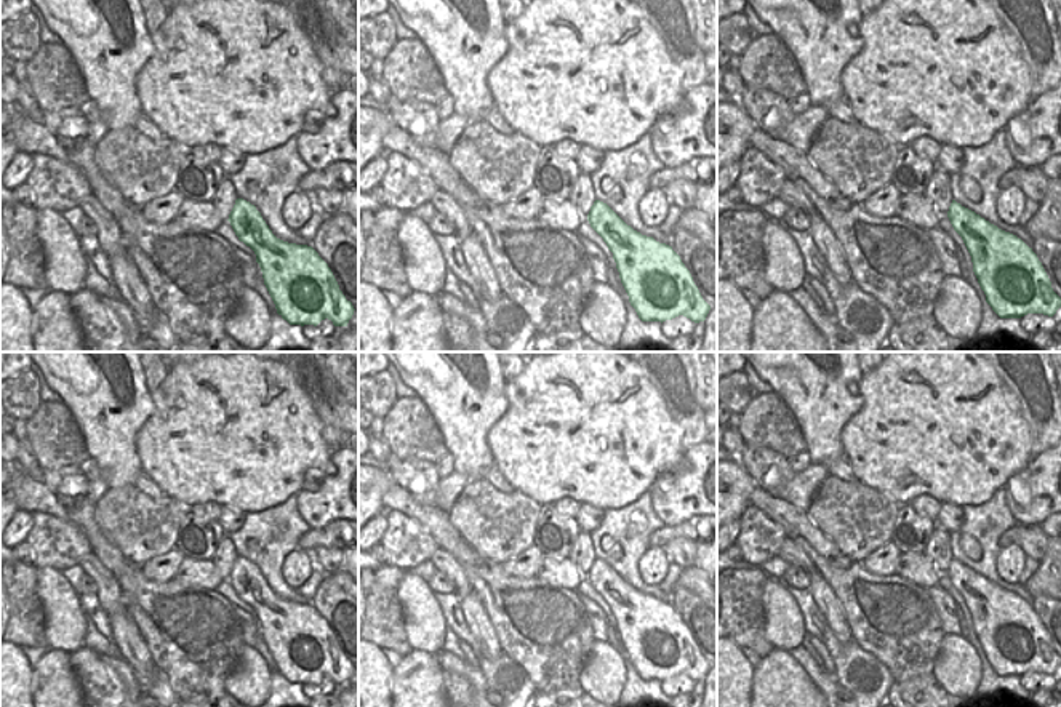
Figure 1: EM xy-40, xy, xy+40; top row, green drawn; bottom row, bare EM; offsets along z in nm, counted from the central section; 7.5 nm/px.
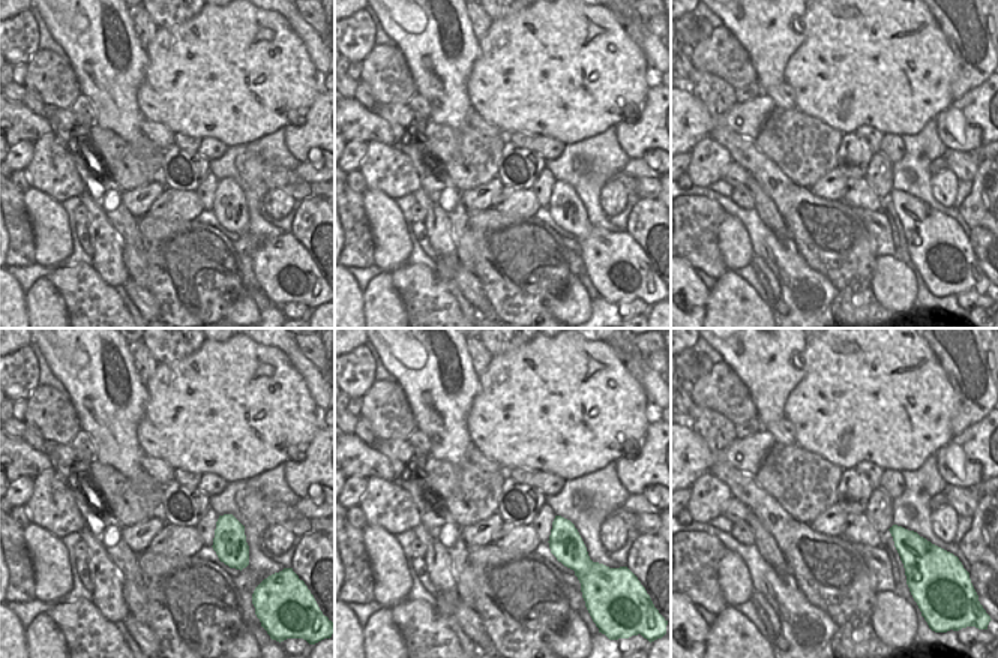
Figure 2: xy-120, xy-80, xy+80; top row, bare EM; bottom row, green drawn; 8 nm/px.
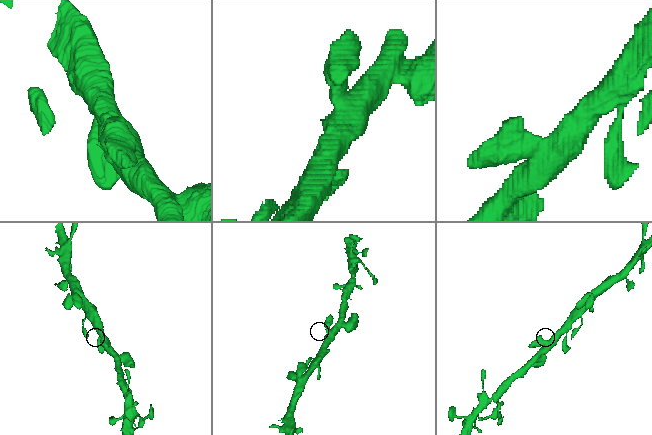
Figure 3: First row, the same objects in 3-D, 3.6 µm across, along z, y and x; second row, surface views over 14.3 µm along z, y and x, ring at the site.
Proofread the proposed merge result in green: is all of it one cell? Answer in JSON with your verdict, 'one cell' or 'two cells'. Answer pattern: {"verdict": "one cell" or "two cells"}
{"verdict": "one cell"}

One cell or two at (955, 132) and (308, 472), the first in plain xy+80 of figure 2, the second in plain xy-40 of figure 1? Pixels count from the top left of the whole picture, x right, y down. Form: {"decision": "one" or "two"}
{"decision": "two"}

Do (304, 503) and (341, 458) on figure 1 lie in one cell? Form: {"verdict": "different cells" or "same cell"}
{"verdict": "same cell"}

